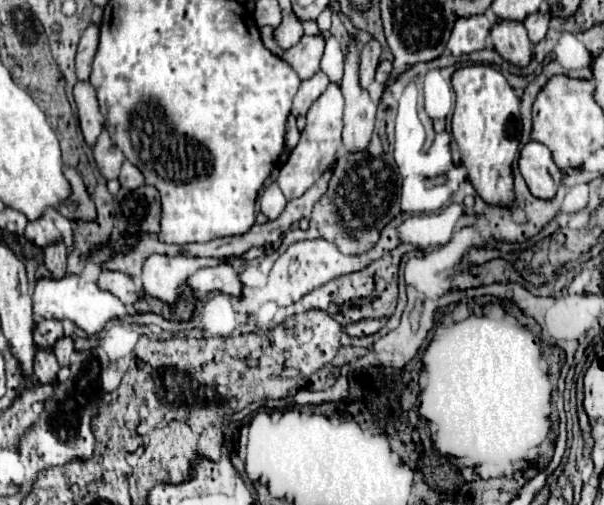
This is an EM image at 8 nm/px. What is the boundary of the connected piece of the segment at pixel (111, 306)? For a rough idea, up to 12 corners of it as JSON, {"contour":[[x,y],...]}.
{"contour":[[81,276],[39,278],[37,318],[97,334],[127,310]]}

